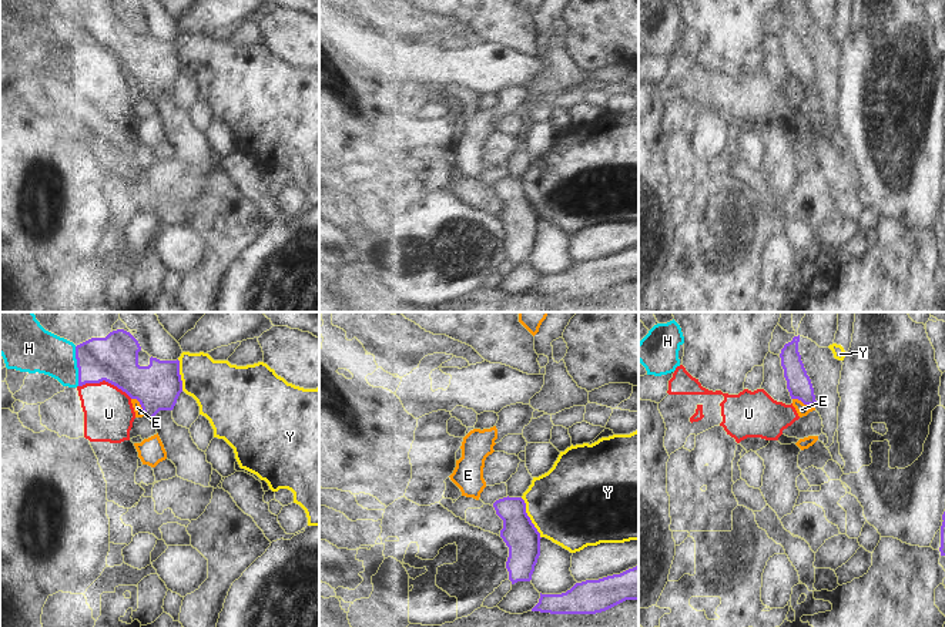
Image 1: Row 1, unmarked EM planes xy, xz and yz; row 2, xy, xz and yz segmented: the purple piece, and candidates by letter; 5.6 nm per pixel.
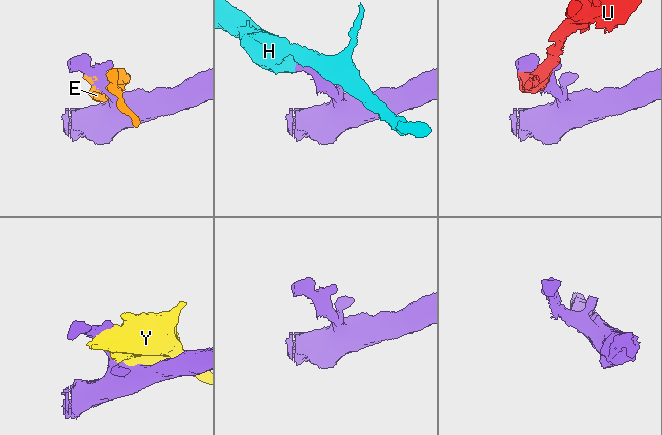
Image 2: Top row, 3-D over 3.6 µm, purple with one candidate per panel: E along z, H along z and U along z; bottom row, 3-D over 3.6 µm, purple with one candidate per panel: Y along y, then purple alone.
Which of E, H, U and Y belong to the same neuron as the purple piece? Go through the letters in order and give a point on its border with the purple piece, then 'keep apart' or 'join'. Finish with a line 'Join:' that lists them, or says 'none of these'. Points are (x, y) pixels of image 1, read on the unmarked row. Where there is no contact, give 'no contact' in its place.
E: contact yz (804, 84); join
H: contact xy (77, 47); keep apart
U: contact xy (106, 61); keep apart
Y: contact xz (529, 198); keep apart
Join: E

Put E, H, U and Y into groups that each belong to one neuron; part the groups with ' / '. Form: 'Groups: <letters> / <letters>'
Groups: E / H / U / Y.

